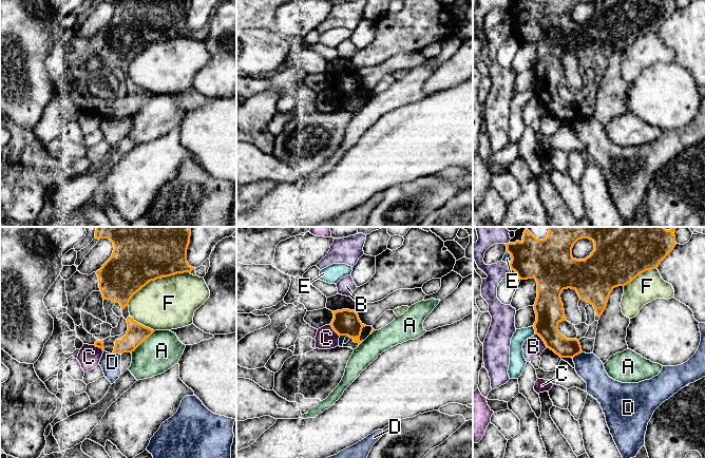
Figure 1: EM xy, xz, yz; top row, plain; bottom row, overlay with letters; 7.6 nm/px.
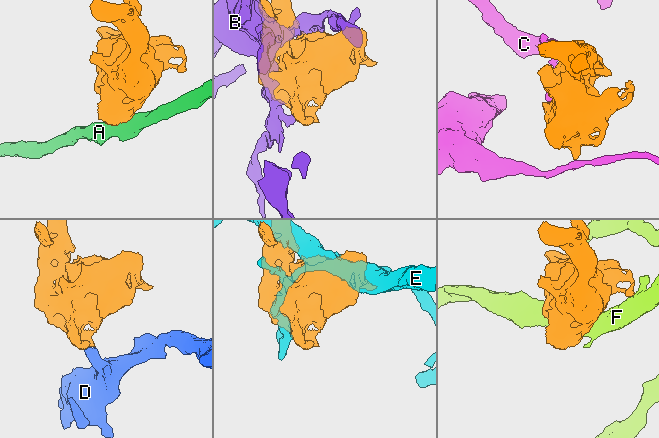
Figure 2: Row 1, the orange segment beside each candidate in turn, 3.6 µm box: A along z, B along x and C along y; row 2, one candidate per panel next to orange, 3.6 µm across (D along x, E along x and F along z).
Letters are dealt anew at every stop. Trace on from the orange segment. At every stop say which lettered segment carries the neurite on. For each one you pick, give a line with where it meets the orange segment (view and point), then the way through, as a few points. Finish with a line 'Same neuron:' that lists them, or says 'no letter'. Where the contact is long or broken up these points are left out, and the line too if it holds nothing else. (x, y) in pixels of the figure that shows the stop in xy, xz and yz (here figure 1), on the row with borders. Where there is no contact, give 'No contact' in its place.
Same neuron: no letter

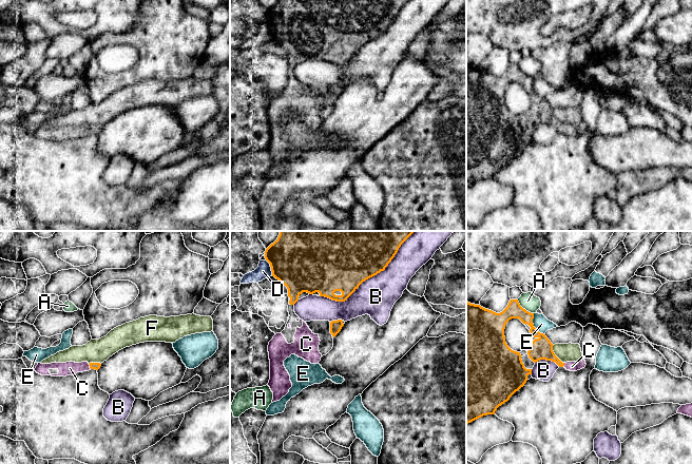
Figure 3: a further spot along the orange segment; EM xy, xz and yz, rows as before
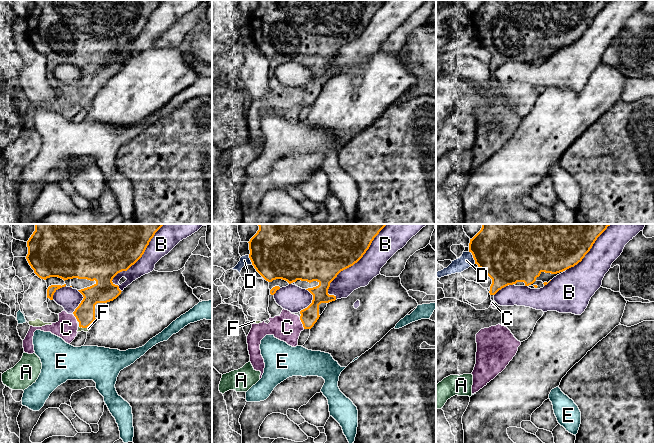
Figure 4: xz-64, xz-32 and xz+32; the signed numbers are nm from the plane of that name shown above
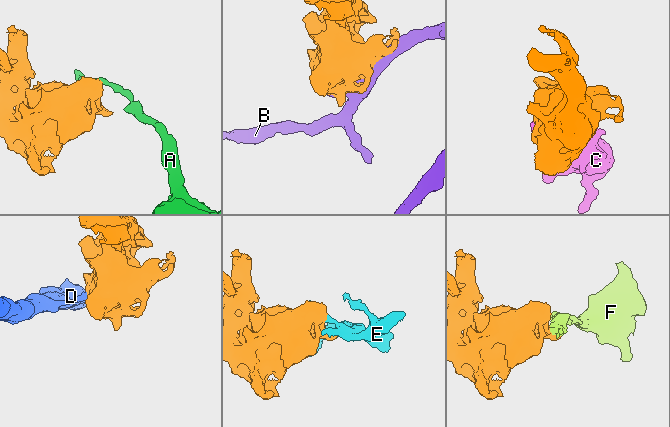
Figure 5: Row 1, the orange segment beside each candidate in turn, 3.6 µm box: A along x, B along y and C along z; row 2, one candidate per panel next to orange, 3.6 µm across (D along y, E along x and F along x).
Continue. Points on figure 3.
C: Touches orange at xy (90, 366). Path across: xy (96, 366), (90, 366), (70, 368)
Same neuron: C

